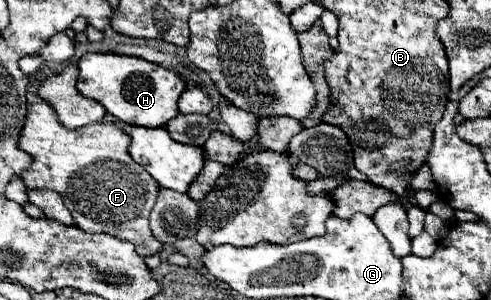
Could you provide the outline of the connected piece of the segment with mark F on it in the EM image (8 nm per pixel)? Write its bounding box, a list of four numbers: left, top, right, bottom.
[20,101,162,257]

